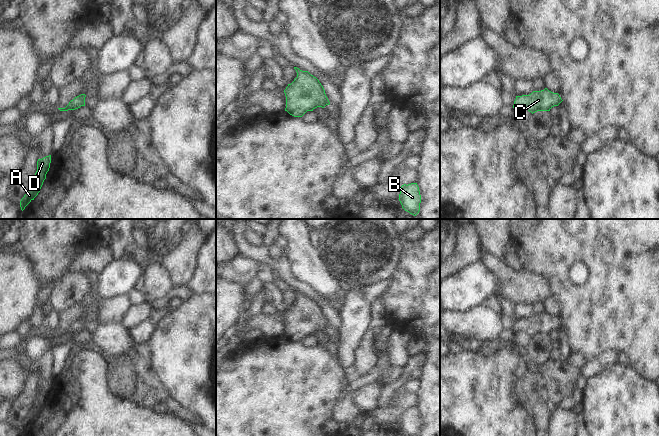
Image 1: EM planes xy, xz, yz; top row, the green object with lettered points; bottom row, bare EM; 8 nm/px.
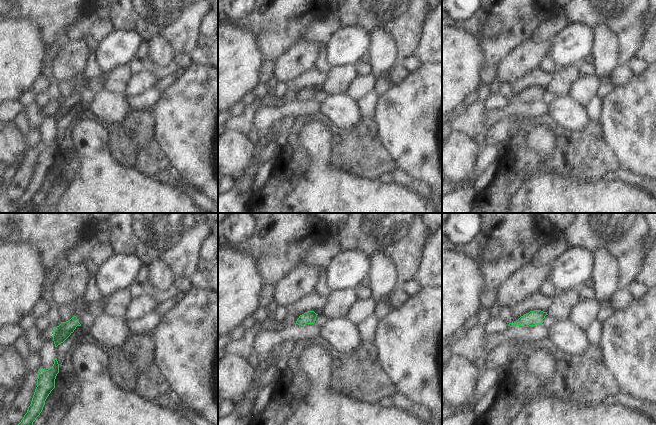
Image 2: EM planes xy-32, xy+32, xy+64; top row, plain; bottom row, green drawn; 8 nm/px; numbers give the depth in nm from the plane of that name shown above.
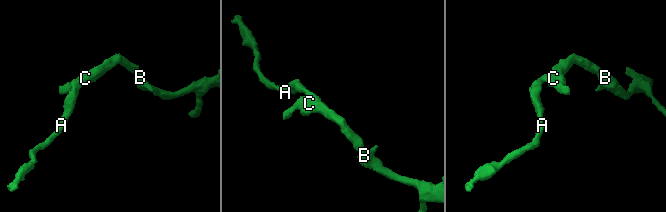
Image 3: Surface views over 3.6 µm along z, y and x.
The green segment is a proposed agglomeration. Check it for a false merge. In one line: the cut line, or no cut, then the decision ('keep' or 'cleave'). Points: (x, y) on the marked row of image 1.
no cut | keep

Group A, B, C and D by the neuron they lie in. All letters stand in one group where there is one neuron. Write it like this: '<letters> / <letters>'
A B C D

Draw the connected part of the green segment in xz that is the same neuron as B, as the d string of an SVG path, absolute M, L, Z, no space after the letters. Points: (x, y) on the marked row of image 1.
M417 183L401 186L399 201L402 208L416 216L420 211L421 195Z

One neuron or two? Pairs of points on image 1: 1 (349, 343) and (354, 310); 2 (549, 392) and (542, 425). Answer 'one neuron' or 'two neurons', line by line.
1: one neuron
2: one neuron

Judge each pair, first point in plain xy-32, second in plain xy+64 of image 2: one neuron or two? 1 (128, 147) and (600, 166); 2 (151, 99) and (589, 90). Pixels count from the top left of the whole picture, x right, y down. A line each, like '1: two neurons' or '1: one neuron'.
1: one neuron
2: two neurons

